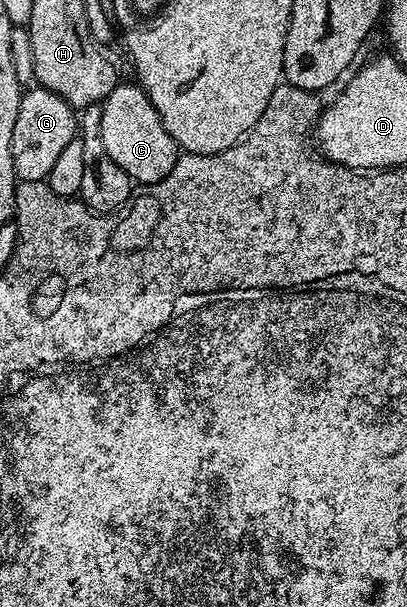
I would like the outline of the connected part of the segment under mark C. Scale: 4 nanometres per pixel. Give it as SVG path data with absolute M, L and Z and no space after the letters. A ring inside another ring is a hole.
M118 82L100 105L103 150L107 150L115 166L119 166L119 170L123 170L130 180L141 186L167 178L175 166L179 149L171 134L167 134L151 98L147 98L140 84Z

